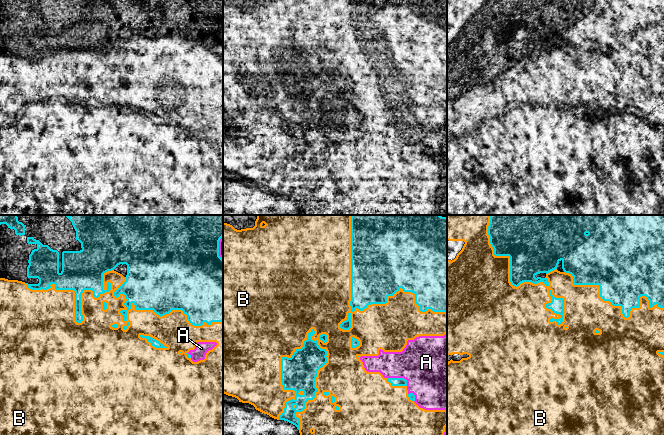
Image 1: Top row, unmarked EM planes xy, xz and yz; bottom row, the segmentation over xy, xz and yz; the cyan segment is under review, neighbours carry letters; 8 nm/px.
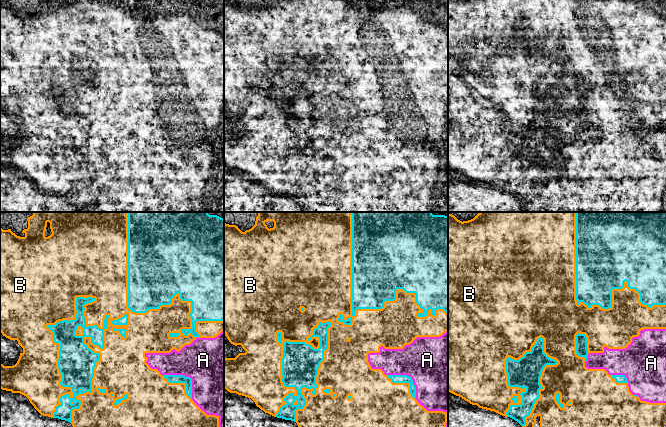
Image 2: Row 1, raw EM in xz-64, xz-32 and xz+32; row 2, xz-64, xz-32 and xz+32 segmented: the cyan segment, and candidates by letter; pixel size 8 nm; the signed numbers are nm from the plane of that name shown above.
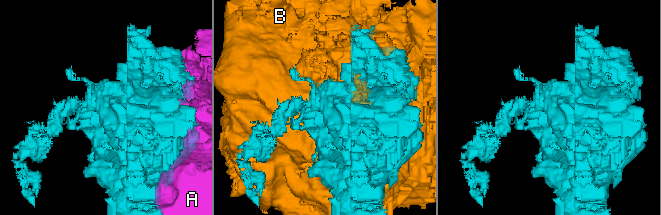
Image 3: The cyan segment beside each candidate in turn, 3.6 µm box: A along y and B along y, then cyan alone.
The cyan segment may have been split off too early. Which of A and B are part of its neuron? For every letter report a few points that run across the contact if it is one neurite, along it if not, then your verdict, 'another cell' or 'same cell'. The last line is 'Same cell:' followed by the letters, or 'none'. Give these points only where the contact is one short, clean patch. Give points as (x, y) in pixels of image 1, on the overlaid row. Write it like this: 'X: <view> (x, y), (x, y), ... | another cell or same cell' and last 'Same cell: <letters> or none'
A: another cell
B: same cell
Same cell: B

